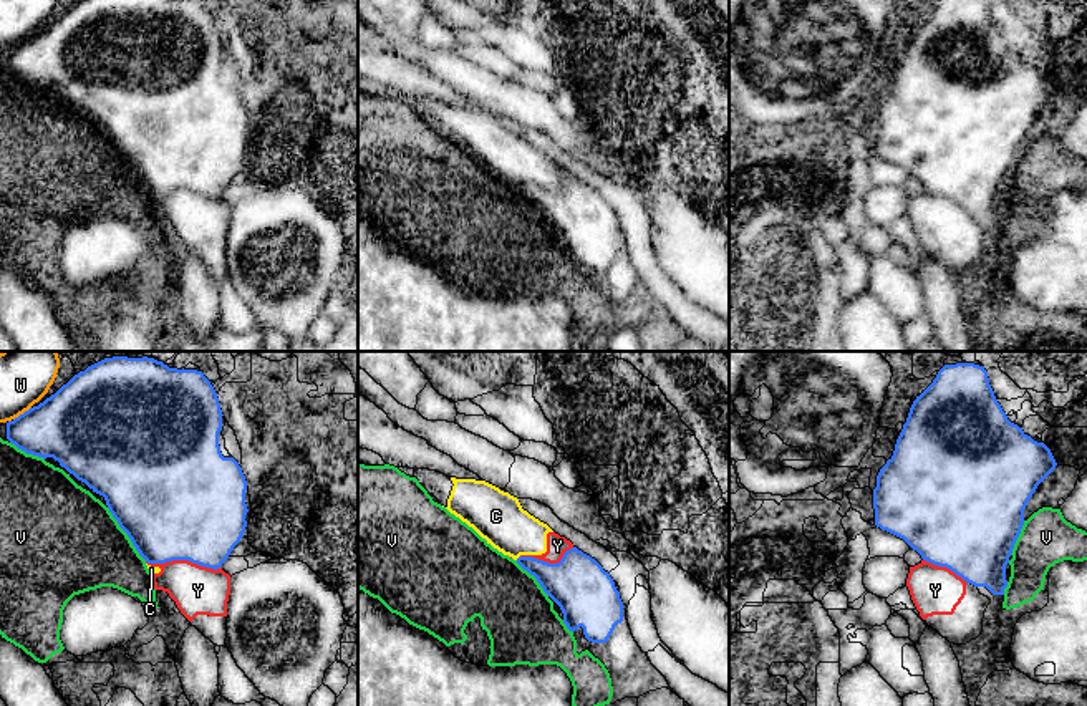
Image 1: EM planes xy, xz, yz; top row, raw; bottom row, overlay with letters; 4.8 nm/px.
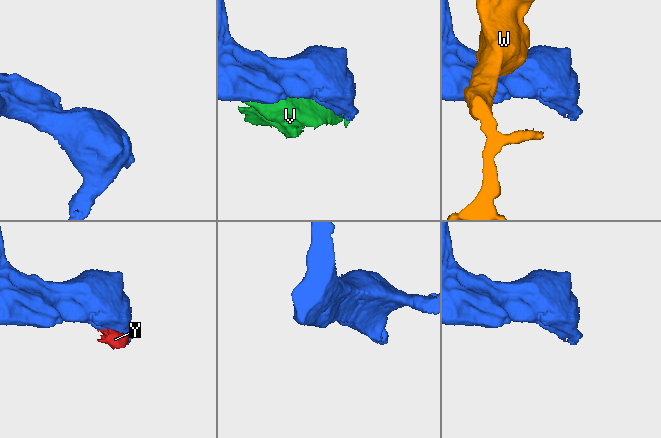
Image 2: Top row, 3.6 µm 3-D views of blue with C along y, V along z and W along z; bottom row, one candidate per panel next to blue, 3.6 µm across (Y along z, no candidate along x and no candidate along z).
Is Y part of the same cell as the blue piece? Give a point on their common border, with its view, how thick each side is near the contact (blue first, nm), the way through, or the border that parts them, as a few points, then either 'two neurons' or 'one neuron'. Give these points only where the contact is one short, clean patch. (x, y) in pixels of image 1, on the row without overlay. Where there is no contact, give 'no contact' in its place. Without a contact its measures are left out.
xy (184, 188) | 500/240 nm | two neurons

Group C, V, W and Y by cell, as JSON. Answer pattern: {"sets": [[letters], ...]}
{"sets": [["C", "Y"], ["V"], ["W"]]}

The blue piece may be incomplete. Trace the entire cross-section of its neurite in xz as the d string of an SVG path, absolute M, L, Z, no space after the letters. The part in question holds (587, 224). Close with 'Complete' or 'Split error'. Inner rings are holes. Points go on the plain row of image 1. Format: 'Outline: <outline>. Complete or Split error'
Outline: M577 176L567 179L558 192L534 186L519 186L517 192L537 207L544 220L560 235L570 260L583 257L592 272L606 272L615 255L623 250L623 230L613 207L603 196Z. Complete

